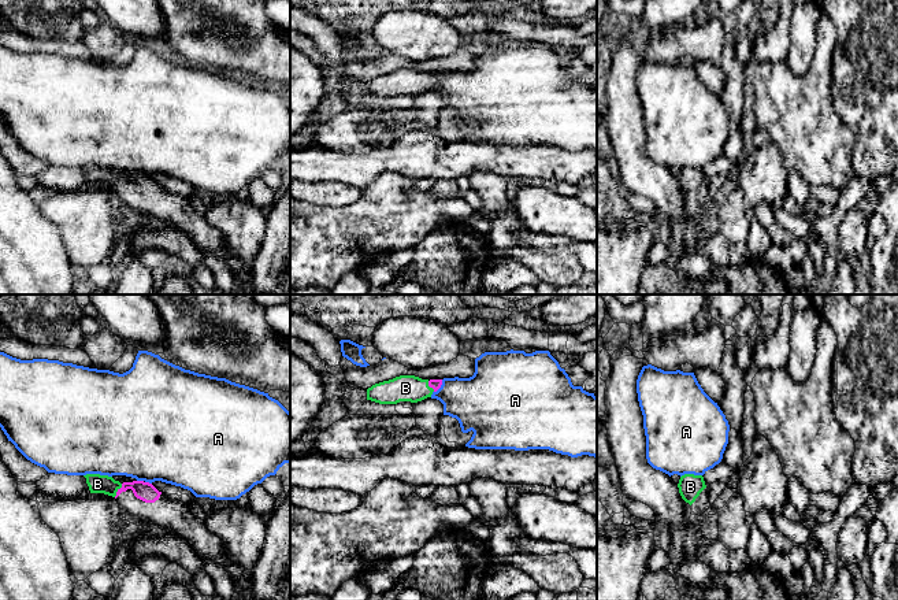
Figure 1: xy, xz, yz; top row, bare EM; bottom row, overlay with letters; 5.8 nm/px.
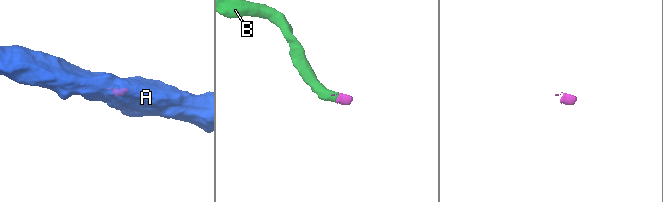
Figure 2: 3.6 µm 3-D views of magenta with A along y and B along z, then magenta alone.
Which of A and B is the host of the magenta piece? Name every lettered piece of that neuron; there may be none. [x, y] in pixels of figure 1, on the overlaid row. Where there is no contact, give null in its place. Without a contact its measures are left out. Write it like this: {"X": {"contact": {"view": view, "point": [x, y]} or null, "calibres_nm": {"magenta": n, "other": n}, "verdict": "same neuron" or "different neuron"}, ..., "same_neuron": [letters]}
{"A": {"contact": {"view": "xz", "point": [440, 386]}, "calibres_nm": {"magenta": 60, "other": 320}, "verdict": "different neuron"}, "B": {"contact": {"view": "xy", "point": [118, 491]}, "calibres_nm": {"magenta": 110, "other": 110}, "verdict": "same neuron"}, "same_neuron": ["B"]}

